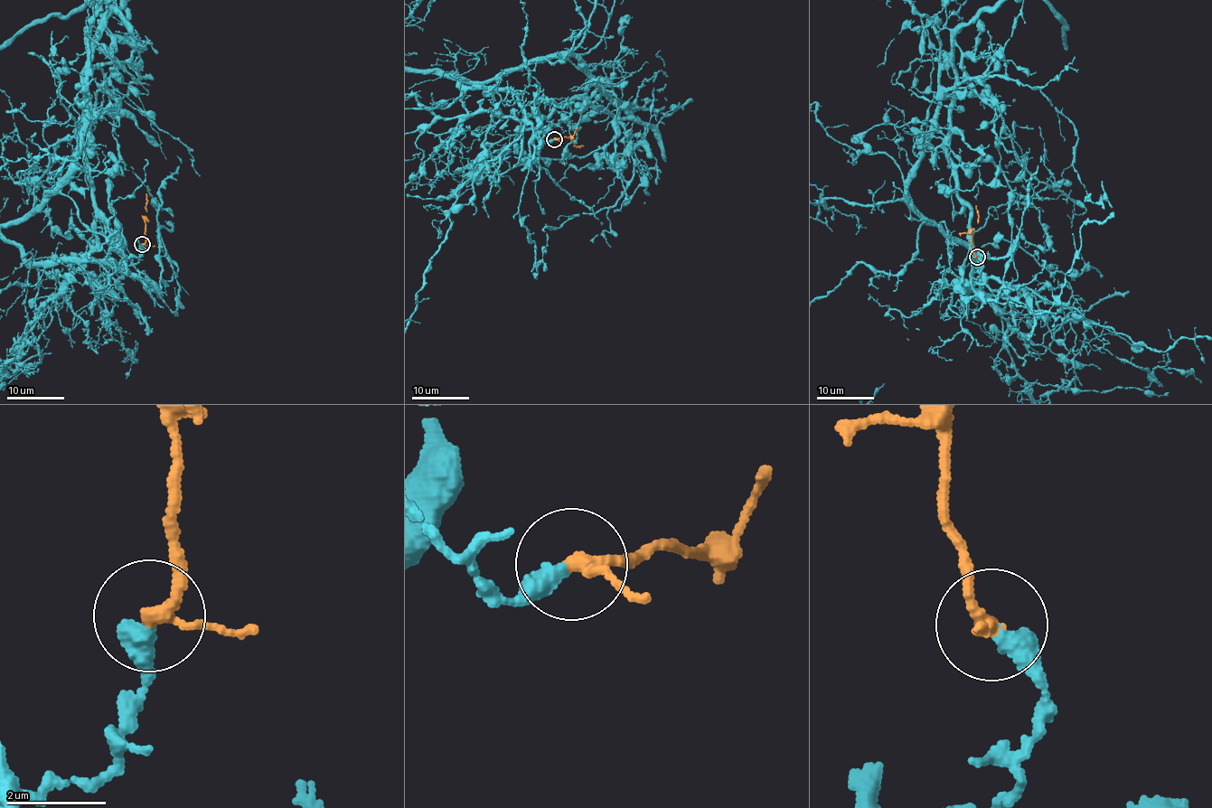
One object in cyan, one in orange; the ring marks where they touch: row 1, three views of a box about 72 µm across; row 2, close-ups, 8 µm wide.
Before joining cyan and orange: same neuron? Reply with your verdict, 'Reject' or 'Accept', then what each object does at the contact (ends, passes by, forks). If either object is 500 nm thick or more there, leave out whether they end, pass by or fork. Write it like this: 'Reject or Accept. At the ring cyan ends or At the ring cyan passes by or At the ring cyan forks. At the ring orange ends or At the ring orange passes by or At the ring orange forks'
Accept. At the ring cyan ends. At the ring orange passes by

